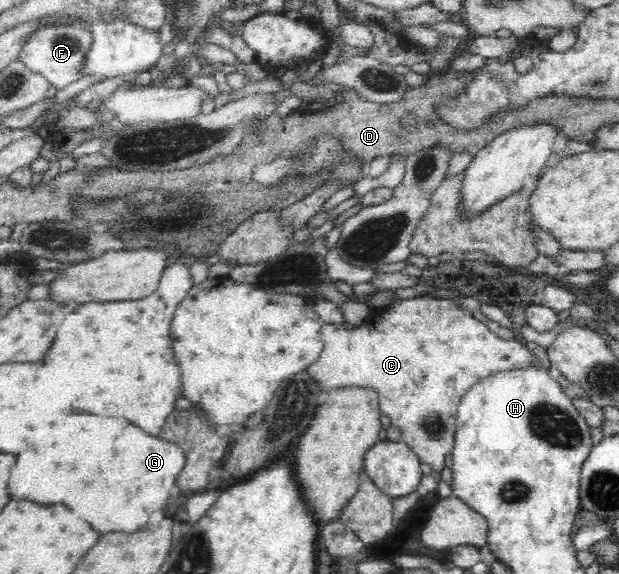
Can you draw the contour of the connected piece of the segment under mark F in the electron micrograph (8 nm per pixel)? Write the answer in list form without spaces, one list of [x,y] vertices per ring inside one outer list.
[[[82,25],[44,26],[27,39],[17,60],[22,61],[22,64],[31,71],[42,74],[52,86],[60,90],[82,77],[83,59],[91,49],[92,42],[91,30],[82,29]]]

